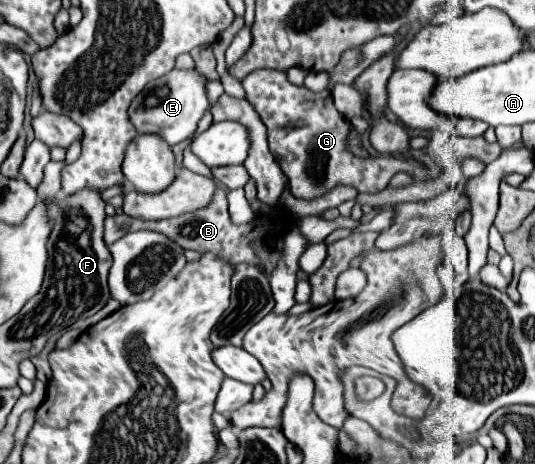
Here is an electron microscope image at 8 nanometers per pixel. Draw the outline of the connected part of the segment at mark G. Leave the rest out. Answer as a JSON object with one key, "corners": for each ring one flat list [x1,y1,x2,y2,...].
{"corners":[[256,70,242,80,248,102,258,112,260,120,268,128,268,144,276,162,290,180,292,194,302,200,314,200,328,194,336,186,352,186,360,194,376,194,384,190,396,172,408,172,416,180,430,178,416,160,378,156,360,158,348,150,348,136,352,132,350,122,340,116,332,102,330,90,312,92,306,86,294,86,288,82,286,72]]}

